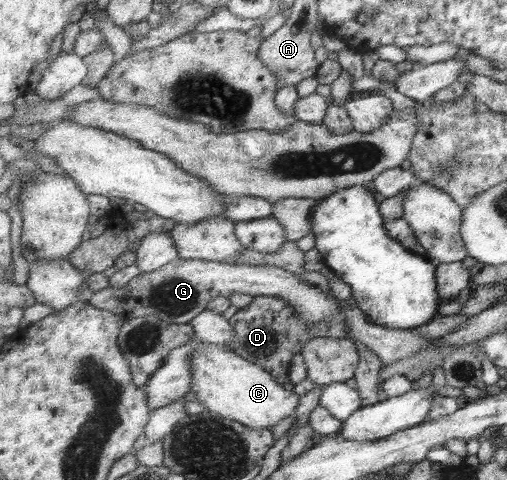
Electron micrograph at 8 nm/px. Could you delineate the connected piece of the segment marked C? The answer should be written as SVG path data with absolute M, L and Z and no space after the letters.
M197 338L194 341L199 343L199 347L194 350L192 362L190 362L193 367L193 391L197 401L201 402L206 410L243 423L252 429L270 428L280 421L284 421L286 417L295 417L301 403L300 397L294 390L278 383L278 380L269 371L256 363L246 361L240 355L234 354L226 344L203 343Z

